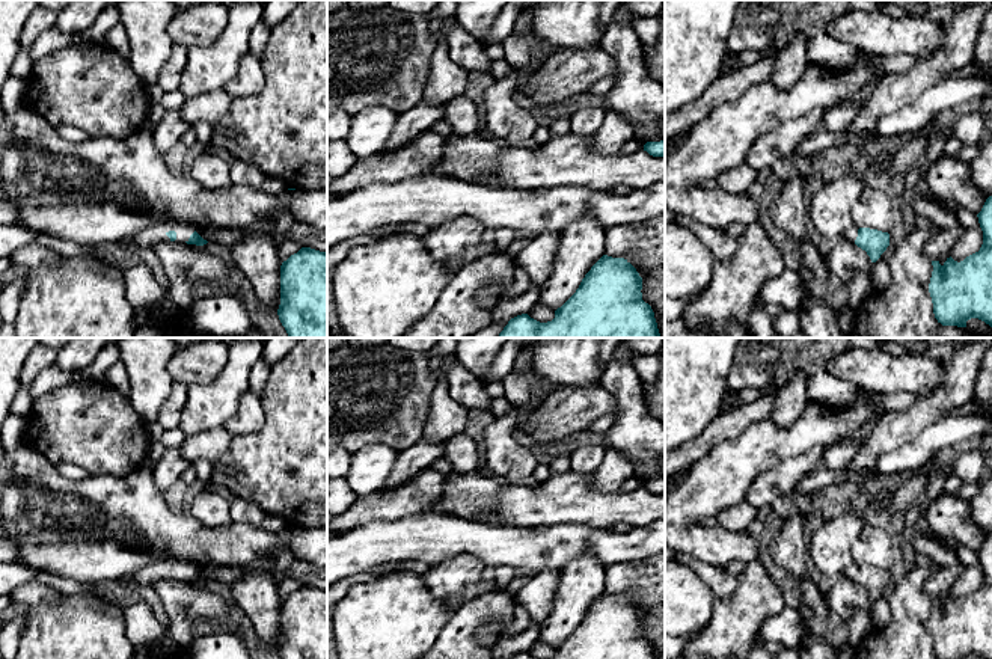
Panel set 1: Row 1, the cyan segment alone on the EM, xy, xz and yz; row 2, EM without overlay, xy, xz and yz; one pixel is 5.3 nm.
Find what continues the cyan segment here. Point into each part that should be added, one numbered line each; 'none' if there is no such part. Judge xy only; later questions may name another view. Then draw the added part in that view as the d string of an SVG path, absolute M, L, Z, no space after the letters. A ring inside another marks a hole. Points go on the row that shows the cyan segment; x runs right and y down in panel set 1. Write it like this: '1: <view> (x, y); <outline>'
1: xy (146, 239); M160 223L148 229L143 229L136 237L122 240L121 244L131 244L133 247L140 247L140 249L152 249L158 243L170 241L170 238L166 235L169 231L176 232L176 240L175 240L176 243L188 241L190 235L194 232L187 225Z

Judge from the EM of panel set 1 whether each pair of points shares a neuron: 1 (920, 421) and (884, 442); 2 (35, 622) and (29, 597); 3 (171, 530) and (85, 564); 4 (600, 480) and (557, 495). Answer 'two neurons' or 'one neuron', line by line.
1: one neuron
2: two neurons
3: two neurons
4: two neurons

